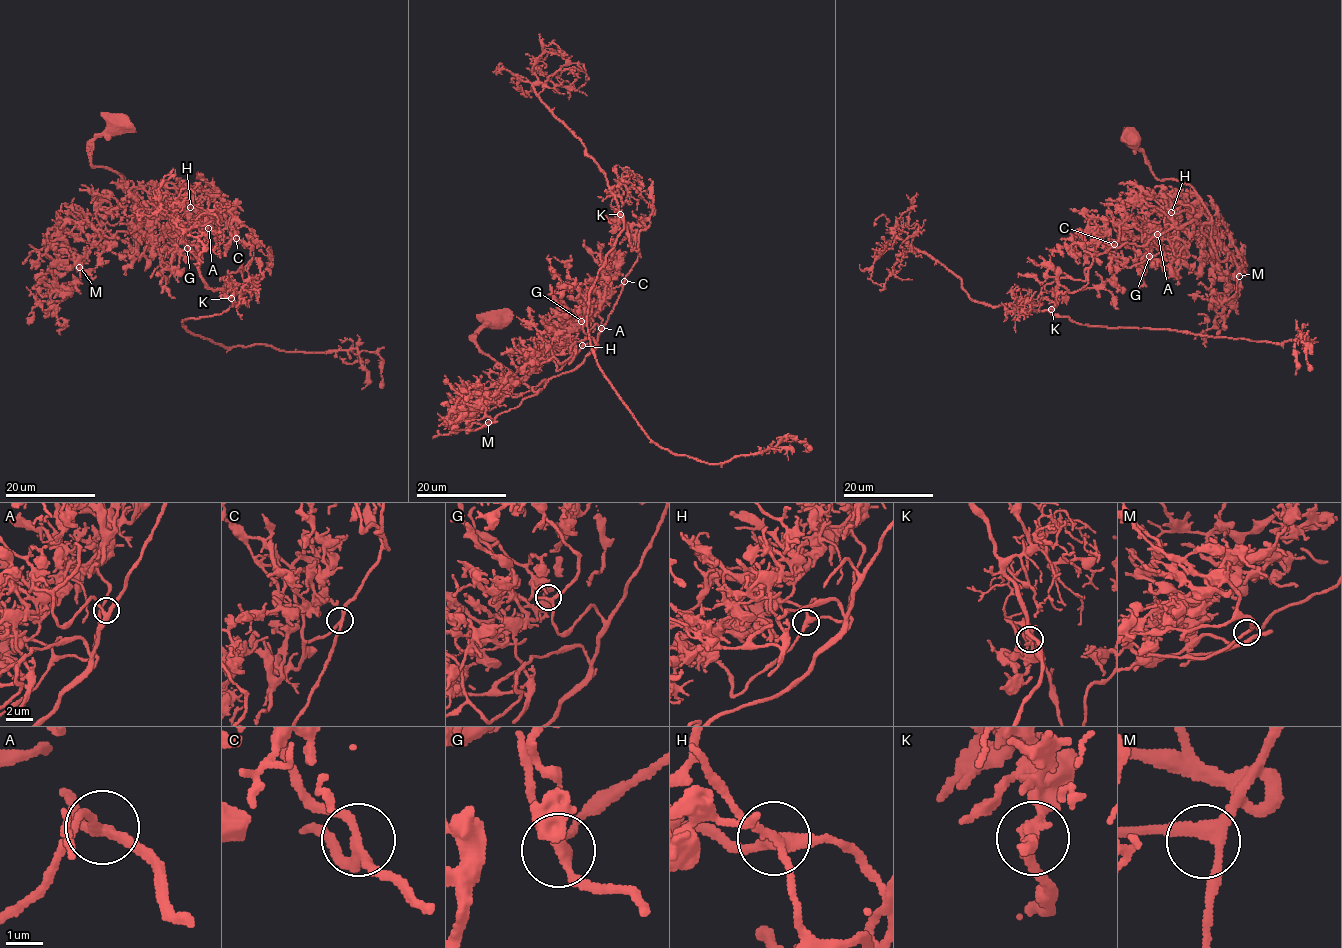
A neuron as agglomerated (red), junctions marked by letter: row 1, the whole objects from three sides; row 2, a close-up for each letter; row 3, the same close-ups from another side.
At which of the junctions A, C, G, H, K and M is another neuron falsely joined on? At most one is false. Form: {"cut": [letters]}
{"cut": ["K"]}

